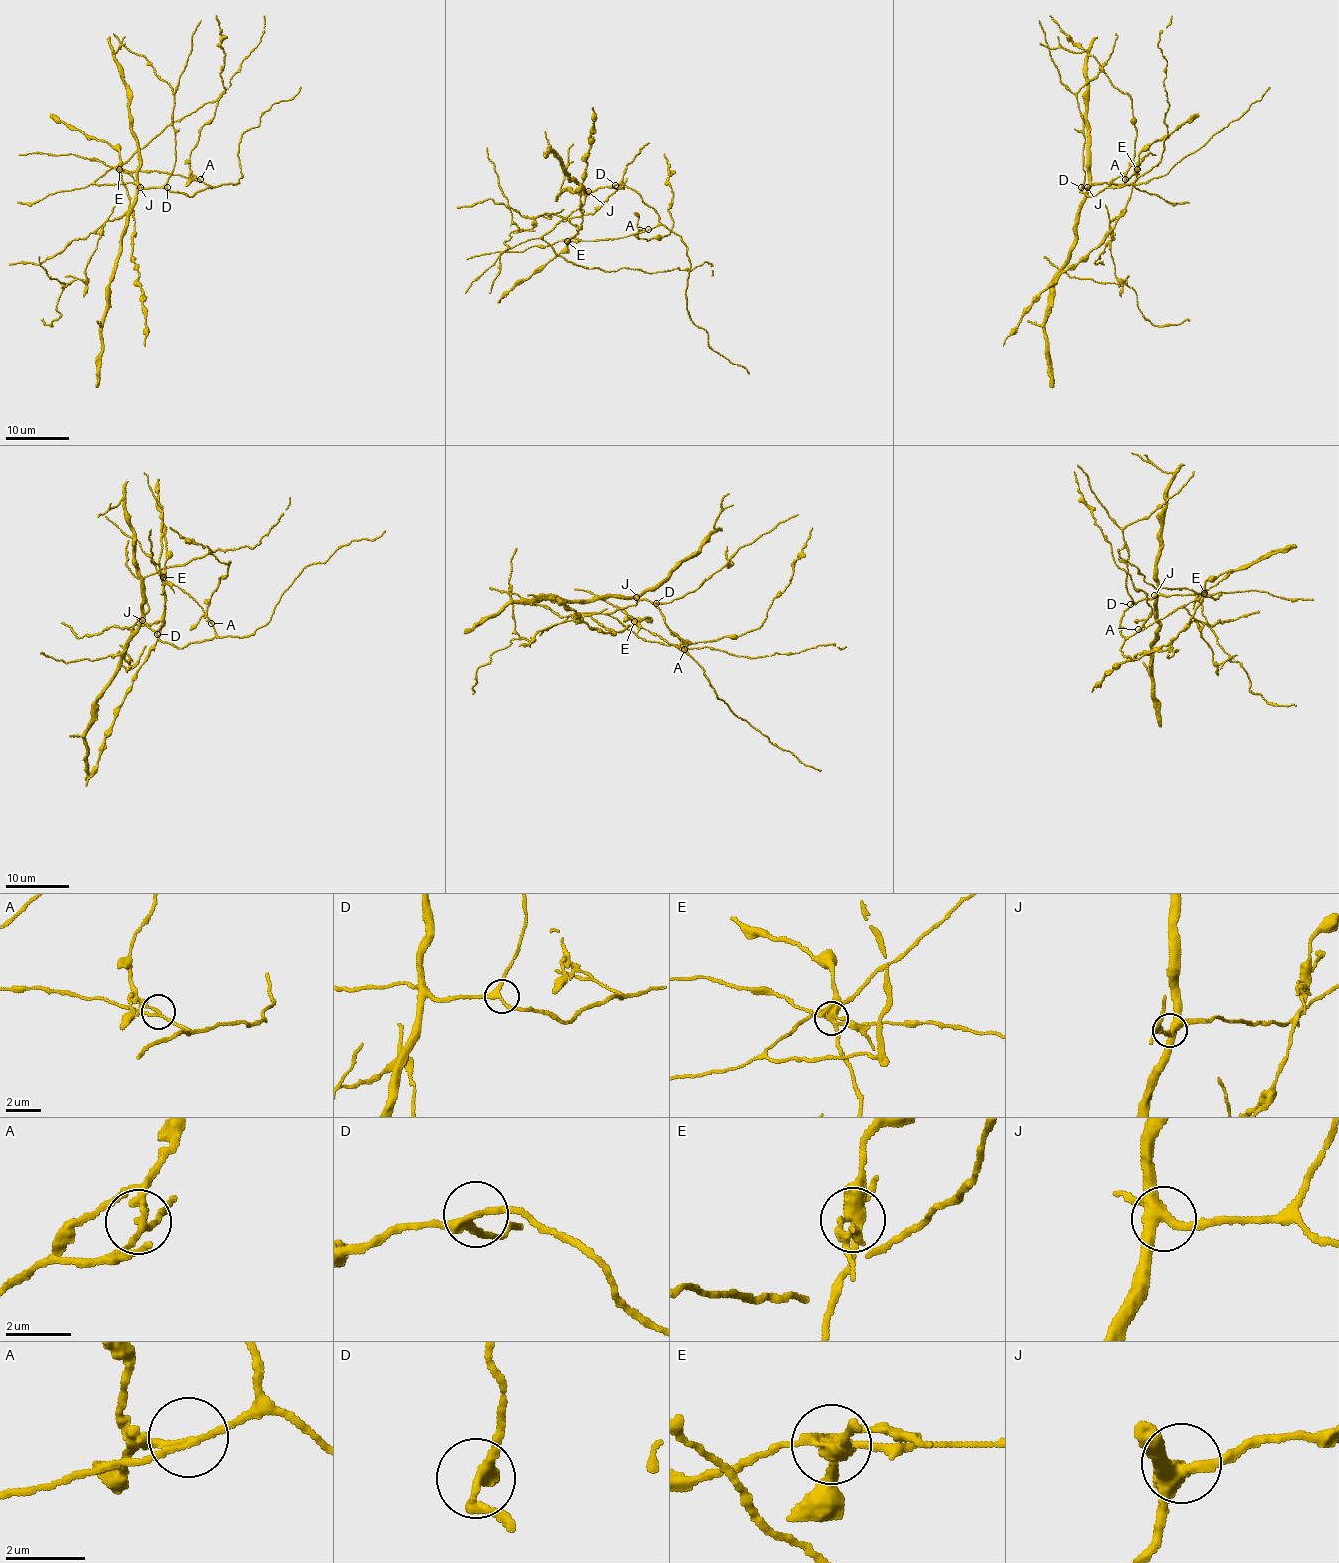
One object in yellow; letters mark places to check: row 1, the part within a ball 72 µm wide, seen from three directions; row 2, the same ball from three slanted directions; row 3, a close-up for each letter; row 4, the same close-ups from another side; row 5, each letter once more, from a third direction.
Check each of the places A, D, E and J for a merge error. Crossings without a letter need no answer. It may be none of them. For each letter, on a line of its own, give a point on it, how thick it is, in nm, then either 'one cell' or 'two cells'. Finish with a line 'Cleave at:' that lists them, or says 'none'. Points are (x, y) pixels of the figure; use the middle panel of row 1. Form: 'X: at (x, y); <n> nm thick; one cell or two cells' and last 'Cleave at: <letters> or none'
A: at (648, 229); 150 nm thick; two cells
D: at (615, 185); 220 nm thick; one cell
E: at (567, 241); 360 nm thick; two cells
J: at (588, 191); 360 nm thick; one cell
Cleave at: A, E

